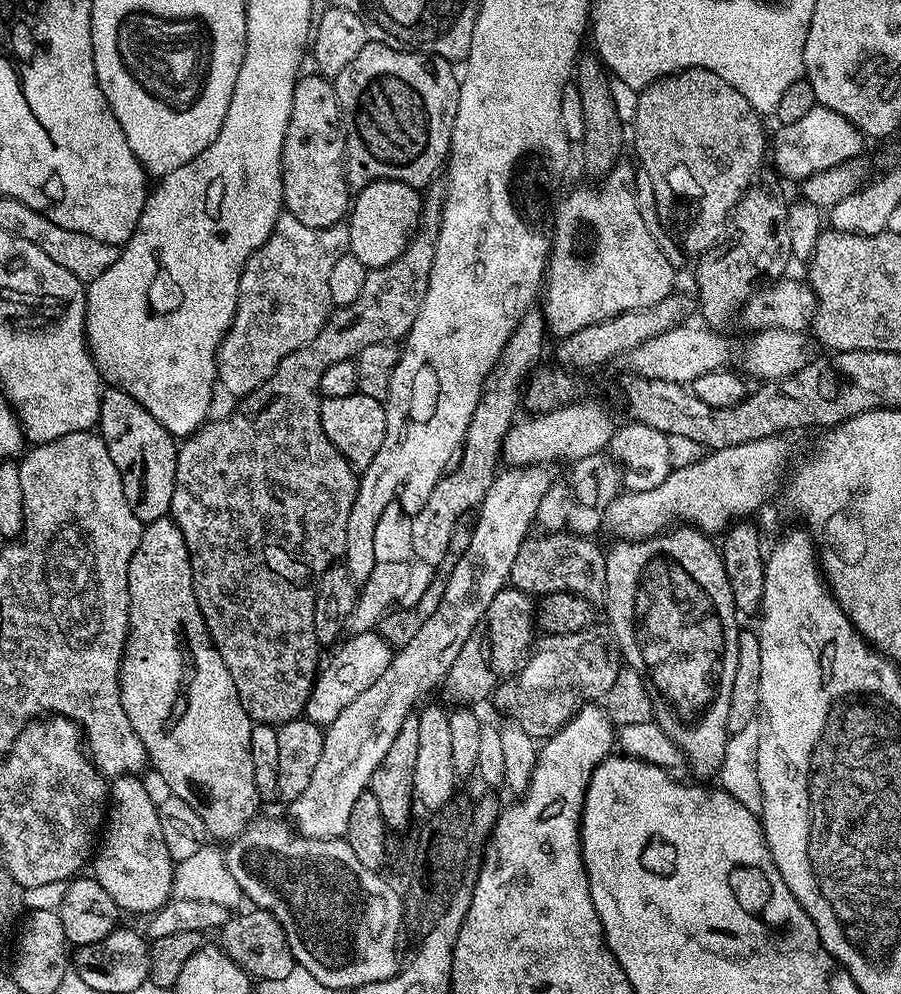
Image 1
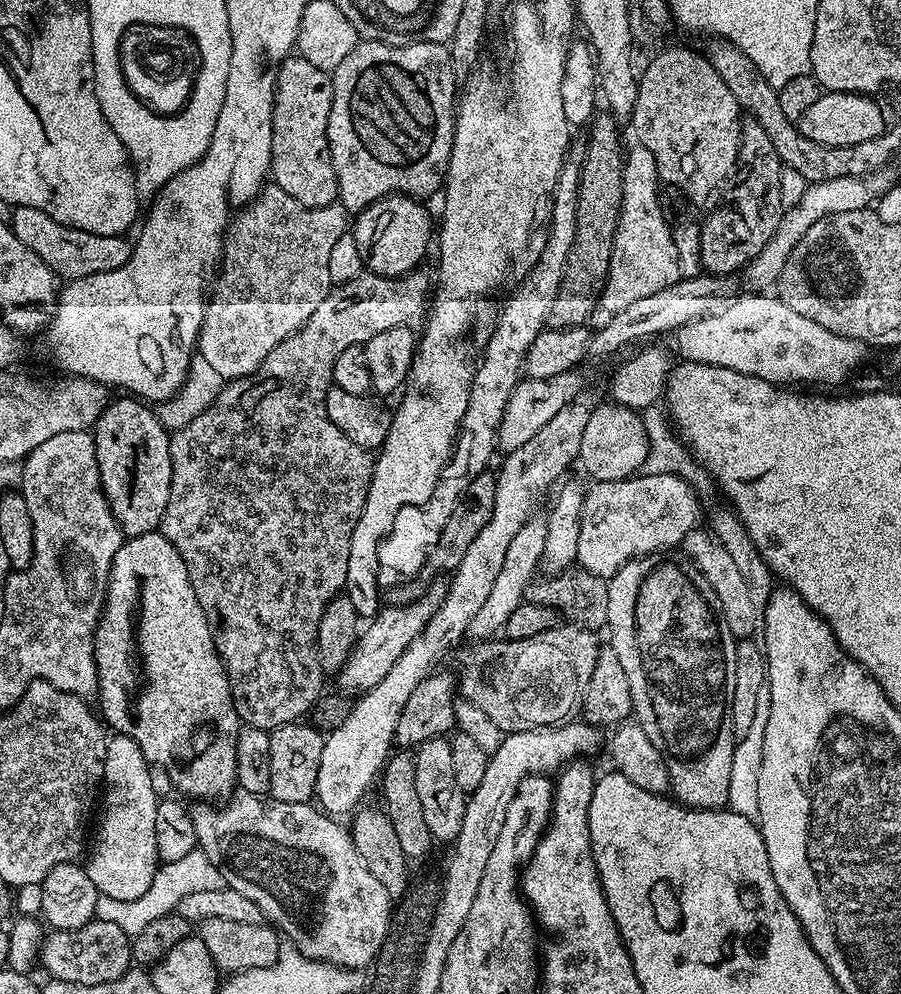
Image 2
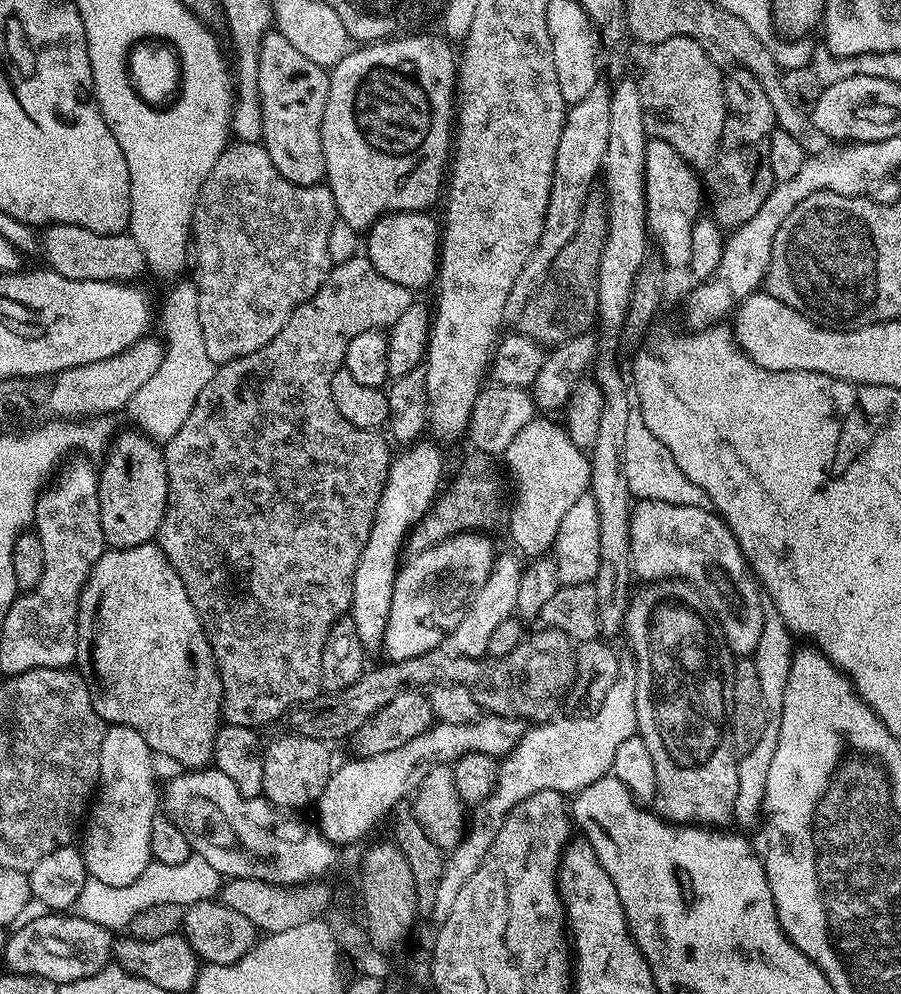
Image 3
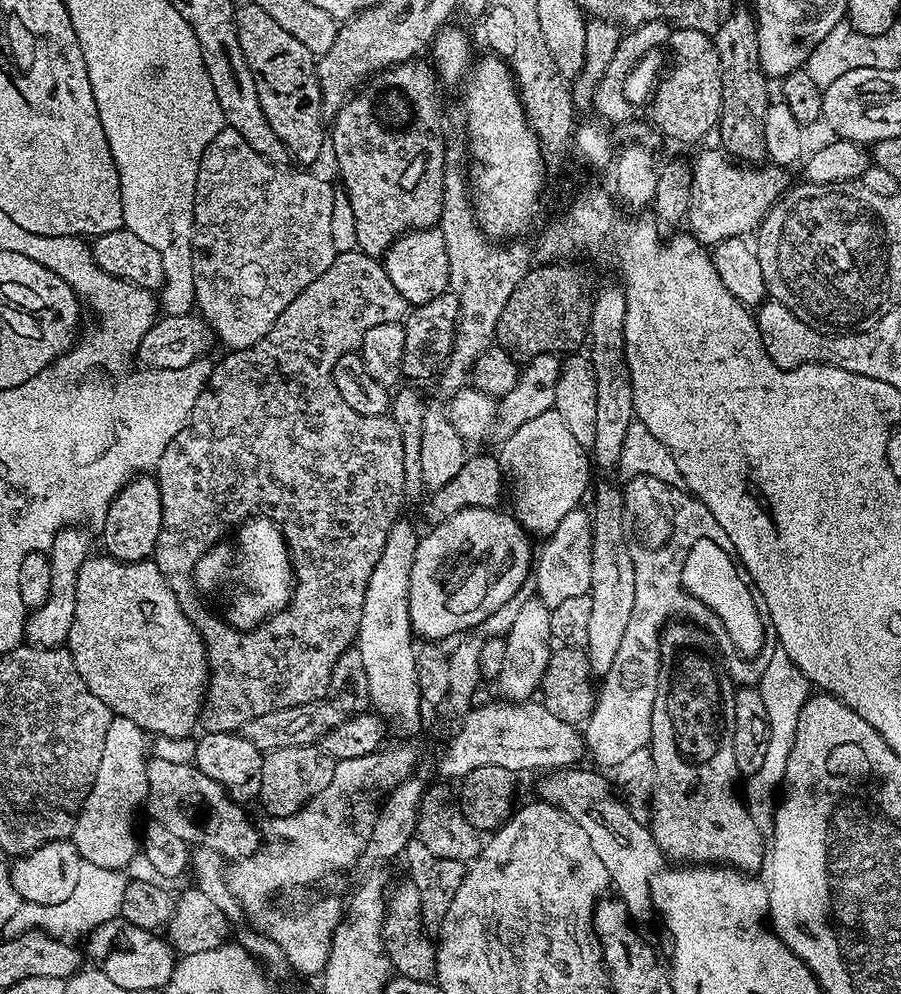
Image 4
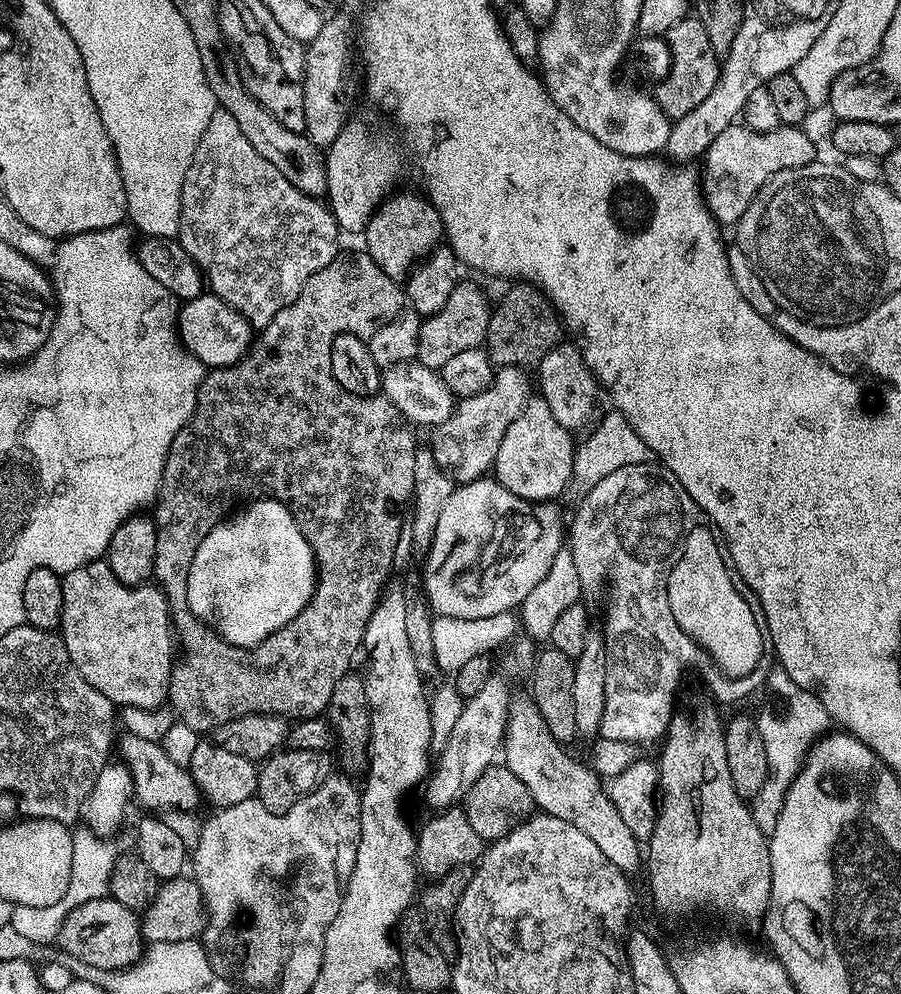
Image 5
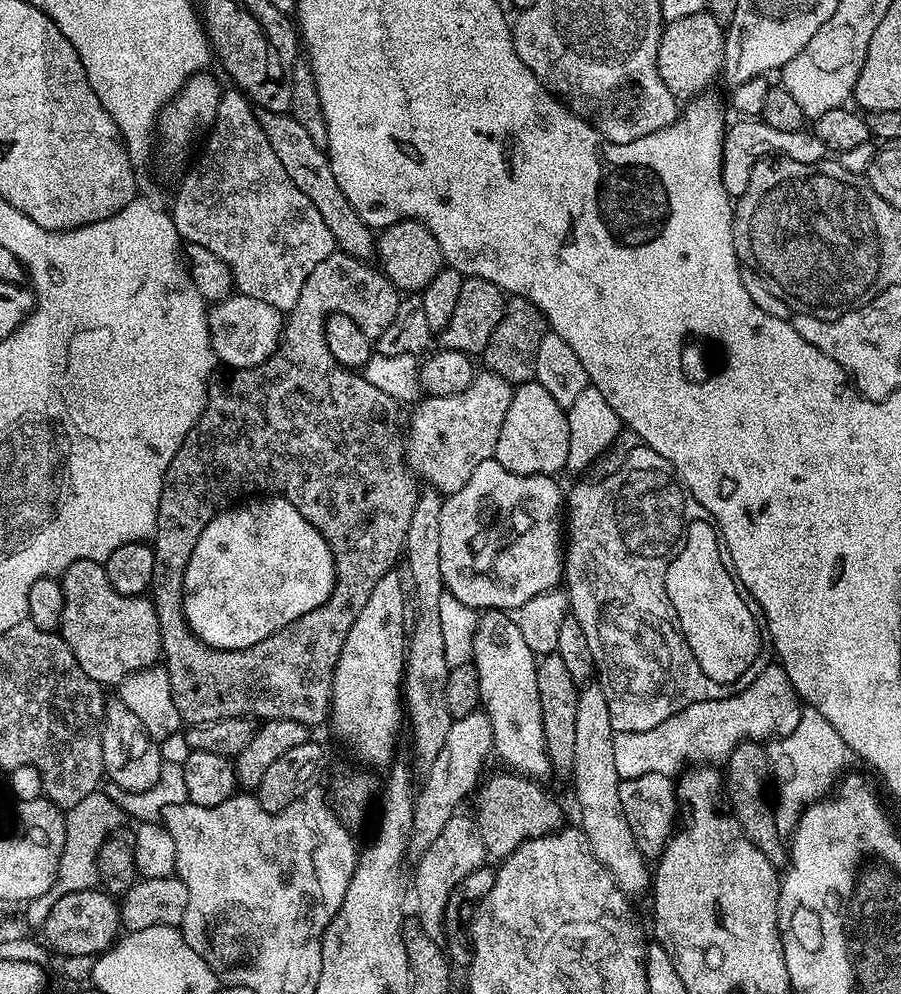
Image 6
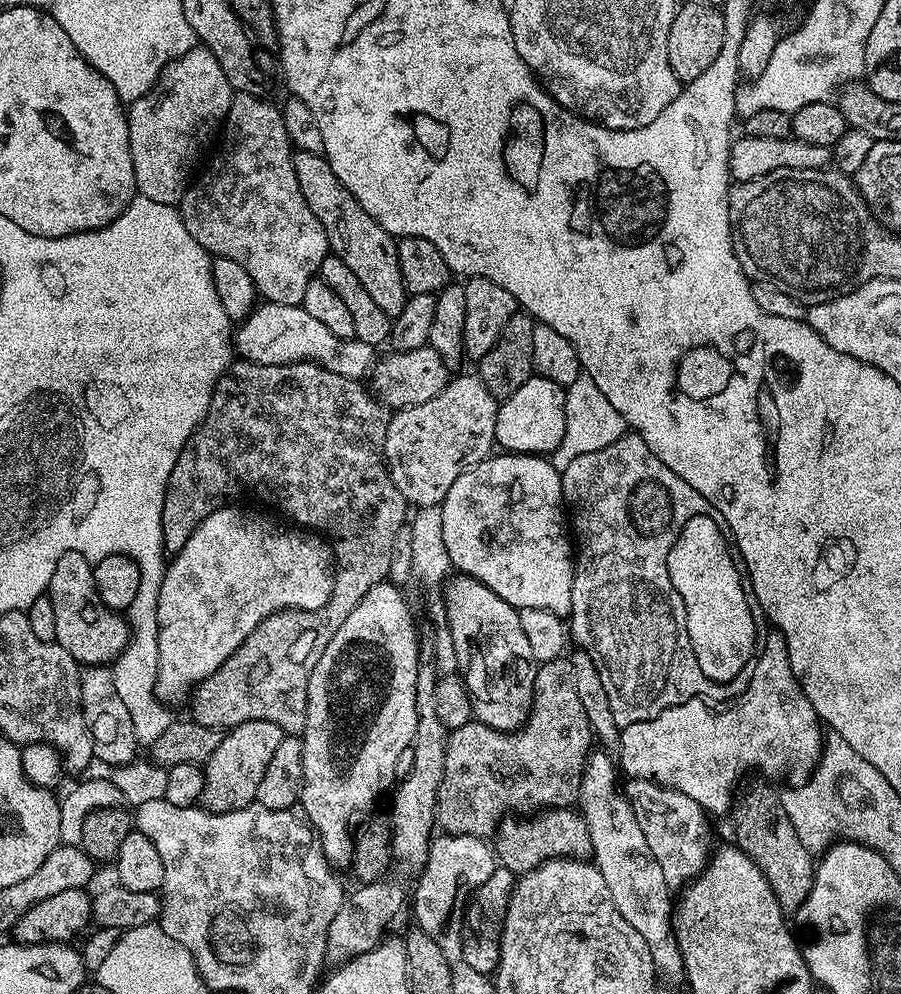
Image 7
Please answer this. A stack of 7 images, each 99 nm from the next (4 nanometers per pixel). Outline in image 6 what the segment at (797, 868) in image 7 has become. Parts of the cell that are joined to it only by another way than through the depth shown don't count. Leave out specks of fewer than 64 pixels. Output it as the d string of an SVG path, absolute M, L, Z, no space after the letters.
M743 741L731 752L726 761L726 799L740 823L740 829L770 858L770 862L780 866L786 860L786 844L776 825L776 809L770 799L770 769L767 749L759 741Z

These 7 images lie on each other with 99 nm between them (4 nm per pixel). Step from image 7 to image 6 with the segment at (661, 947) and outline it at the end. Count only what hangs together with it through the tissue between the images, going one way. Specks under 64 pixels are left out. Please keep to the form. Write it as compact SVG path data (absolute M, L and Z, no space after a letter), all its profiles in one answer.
M589 682L579 689L579 693L574 762L570 769L572 784L576 787L576 804L580 807L579 827L592 853L610 870L616 885L625 894L647 893L650 864L644 853L636 849L630 822L626 822L626 814L622 810L622 798L618 798L621 779L614 767L614 733L604 687L598 682Z

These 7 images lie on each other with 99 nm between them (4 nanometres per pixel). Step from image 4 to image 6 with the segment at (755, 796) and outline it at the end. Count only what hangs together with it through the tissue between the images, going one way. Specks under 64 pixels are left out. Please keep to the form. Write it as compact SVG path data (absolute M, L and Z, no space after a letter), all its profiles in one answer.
M810 707L801 711L794 730L779 738L769 739L766 749L770 776L775 784L776 825L781 834L791 834L796 831L796 823L804 809L825 799L833 791L845 771L843 768L850 761L850 753L838 730L834 730L834 726L830 726L830 722L826 722L818 710Z

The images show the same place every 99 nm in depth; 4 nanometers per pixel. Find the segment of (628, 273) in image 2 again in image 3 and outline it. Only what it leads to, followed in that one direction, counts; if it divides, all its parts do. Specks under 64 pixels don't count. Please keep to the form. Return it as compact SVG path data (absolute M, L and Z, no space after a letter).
M649 139L646 146L646 210L648 211L648 231L651 239L660 248L660 256L668 260L672 252L668 248L676 248L676 264L682 270L688 268L690 262L690 234L692 226L701 215L700 203L706 200L706 192L702 180L696 176L691 164L677 154L670 142Z

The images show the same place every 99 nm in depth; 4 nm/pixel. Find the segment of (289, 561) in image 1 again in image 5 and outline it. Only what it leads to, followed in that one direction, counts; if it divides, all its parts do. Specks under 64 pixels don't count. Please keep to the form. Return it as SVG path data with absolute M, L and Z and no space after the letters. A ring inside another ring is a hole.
M341 251L329 264L322 266L322 270L318 270L318 274L311 276L302 286L302 294L298 294L298 298L294 298L294 302L290 302L290 306L278 310L278 314L274 314L274 318L265 328L259 329L252 347L241 358L239 364L231 364L225 368L213 368L203 373L192 416L189 418L188 424L182 426L182 430L178 430L178 434L168 451L166 466L162 470L162 482L154 501L154 509L156 508L156 512L154 511L156 553L154 554L152 574L160 593L166 598L169 612L172 613L174 636L180 647L178 659L172 665L167 703L170 705L171 711L178 717L179 723L181 720L192 732L212 734L226 722L230 722L234 718L242 718L246 714L274 714L295 722L297 720L309 720L312 716L327 713L330 694L334 694L336 683L353 667L352 659L355 658L356 651L358 653L361 651L364 631L370 622L376 603L380 601L382 589L385 587L384 582L387 580L388 574L390 575L393 571L392 555L399 540L399 528L406 520L406 509L409 507L414 490L414 458L418 447L416 436L412 433L415 431L406 423L404 415L397 411L391 413L392 424L380 424L380 420L372 408L366 409L364 417L356 424L352 415L356 412L357 397L351 396L349 392L343 390L312 392L312 372L321 371L323 373L327 369L333 338L343 332L365 338L372 336L382 326L386 326L386 322L394 319L399 312L403 312L406 307L406 296L401 285L390 279L382 271L382 266L378 266L378 262L374 262L374 258L368 256L367 251L359 251ZM253 500L277 500L290 509L306 538L306 542L310 542L312 553L316 559L316 589L313 590L308 605L282 630L270 634L270 638L266 638L253 648L236 648L230 642L223 640L216 633L216 629L206 622L202 622L198 618L198 614L189 610L188 599L186 598L186 582L190 574L190 562L194 562L194 554L198 550L198 546L202 546L202 538L206 538L206 534L210 534L210 530L214 530L214 526L218 526L221 520L225 519L241 502Z

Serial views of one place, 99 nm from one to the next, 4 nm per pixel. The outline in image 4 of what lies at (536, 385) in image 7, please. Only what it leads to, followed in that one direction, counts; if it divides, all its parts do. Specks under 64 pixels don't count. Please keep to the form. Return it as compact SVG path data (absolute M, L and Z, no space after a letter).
M555 408L522 424L502 444L500 452L498 451L498 459L509 490L508 496L511 496L514 504L513 515L529 533L537 534L538 532L542 534L541 536L551 535L562 518L570 510L579 507L583 501L581 498L588 488L590 470L592 471L592 462L587 449L575 441L574 434L567 429L562 419L562 414L559 414Z

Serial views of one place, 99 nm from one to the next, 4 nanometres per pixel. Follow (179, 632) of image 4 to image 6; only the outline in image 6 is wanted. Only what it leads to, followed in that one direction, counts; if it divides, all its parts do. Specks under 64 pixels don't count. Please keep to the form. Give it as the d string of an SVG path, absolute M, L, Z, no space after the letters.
M75 560L59 581L64 599L59 635L95 684L119 686L130 674L151 668L161 659L160 623L147 595L118 594L106 578L103 563L94 560Z

